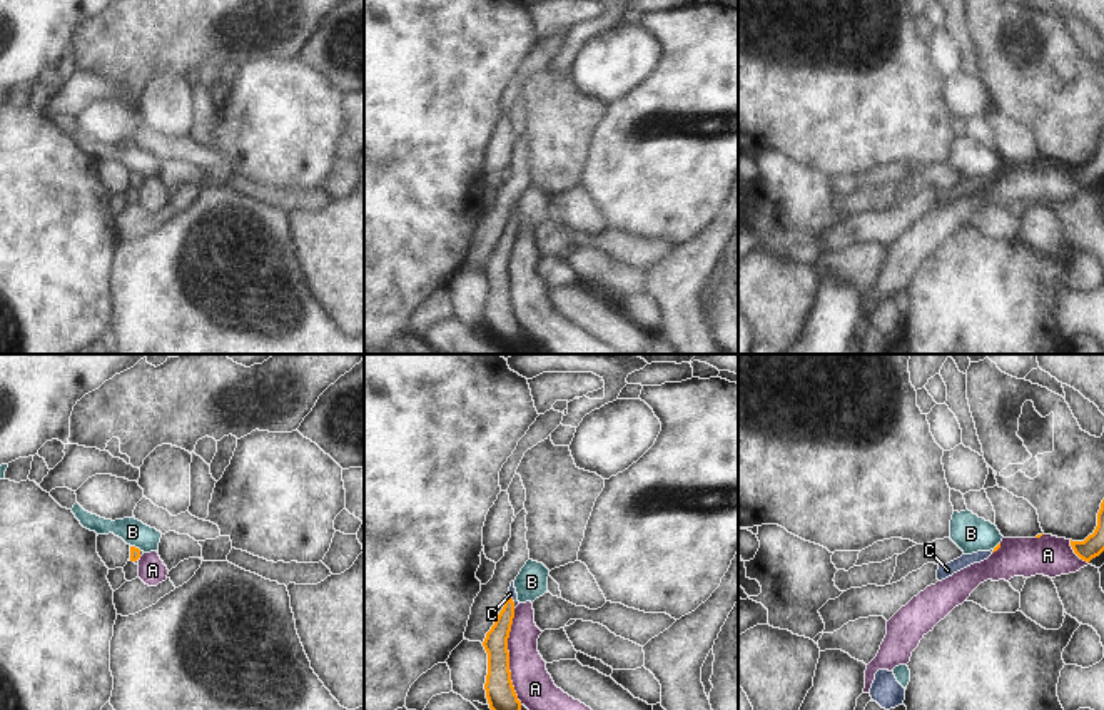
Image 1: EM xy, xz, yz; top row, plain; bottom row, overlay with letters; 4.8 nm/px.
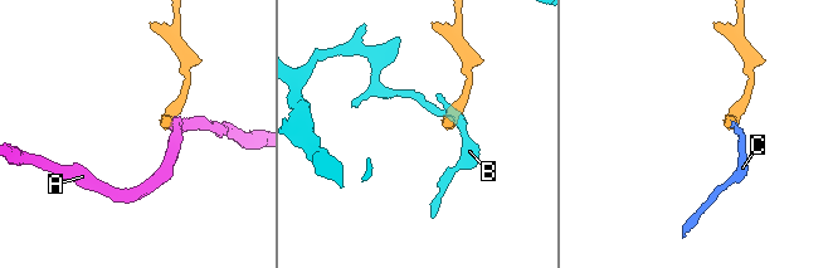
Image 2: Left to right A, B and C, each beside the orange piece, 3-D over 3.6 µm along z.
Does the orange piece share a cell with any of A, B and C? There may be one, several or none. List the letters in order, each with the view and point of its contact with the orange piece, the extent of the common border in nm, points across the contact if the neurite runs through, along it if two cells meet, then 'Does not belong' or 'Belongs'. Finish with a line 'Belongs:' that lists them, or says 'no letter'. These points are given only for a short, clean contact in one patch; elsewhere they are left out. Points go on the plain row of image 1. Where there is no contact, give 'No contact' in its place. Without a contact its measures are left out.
A: Touches orange at xz (508, 283). Shared border 460 nm. Does not belong
B: Touches orange at xy (134, 172). Shared border 60 nm. Boundary: xy (131, 171), (141, 176). Does not belong
C: Touches orange at xz (513, 228). Shared border 70 nm. Path across: xz (495, 269), (513, 228), (511, 219). Belongs
Belongs: C.

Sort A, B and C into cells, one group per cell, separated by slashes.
A / B / C

